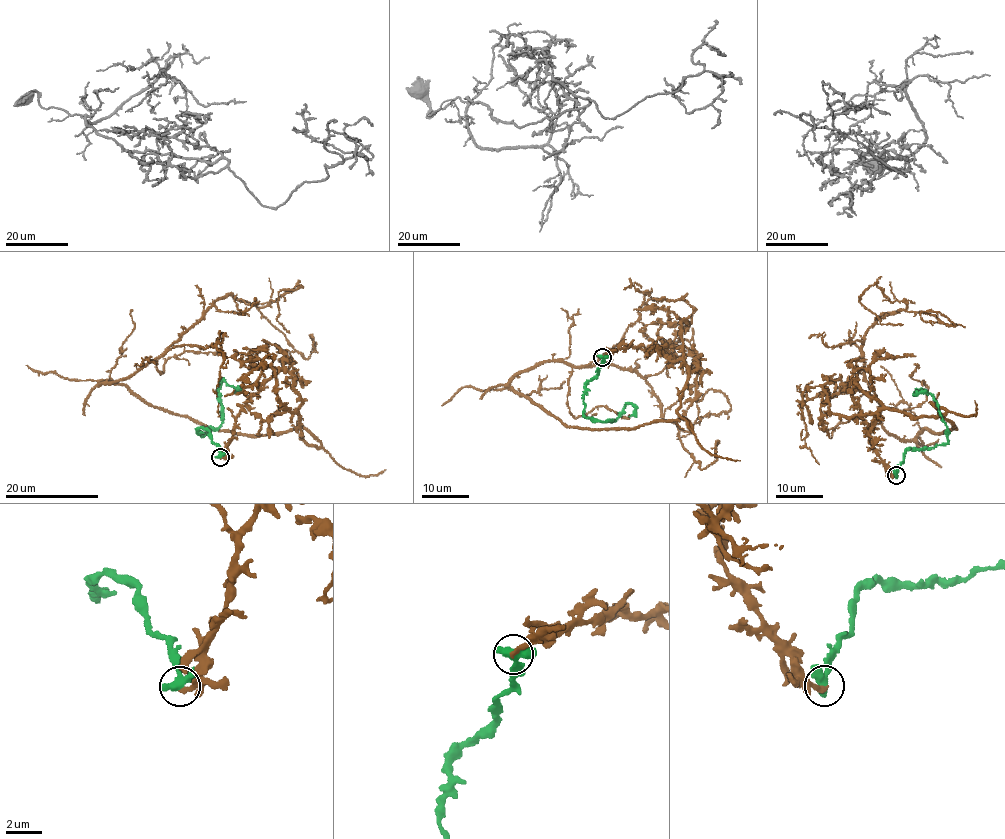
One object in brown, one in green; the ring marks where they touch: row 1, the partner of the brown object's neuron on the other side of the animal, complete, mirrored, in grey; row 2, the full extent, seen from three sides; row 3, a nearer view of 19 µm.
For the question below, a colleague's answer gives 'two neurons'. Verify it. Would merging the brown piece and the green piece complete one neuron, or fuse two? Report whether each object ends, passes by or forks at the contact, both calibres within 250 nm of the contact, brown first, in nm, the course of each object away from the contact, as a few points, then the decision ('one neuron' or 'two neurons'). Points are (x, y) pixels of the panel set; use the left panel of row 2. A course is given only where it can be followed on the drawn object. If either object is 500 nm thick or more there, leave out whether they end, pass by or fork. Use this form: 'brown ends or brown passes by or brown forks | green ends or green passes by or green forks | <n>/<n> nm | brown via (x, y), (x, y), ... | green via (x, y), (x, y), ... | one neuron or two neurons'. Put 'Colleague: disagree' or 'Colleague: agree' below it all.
brown ends | green passes by | 240/440 nm | brown via (220, 456), (285, 370), (318, 447), (101, 382), (230, 294), (258, 307), (302, 286), (278, 294), (289, 333) | green via (220, 456), (211, 433), (198, 430), (202, 436), (221, 423), (219, 390), (223, 380), (239, 389), (235, 393) | two neurons
Colleague: agree

